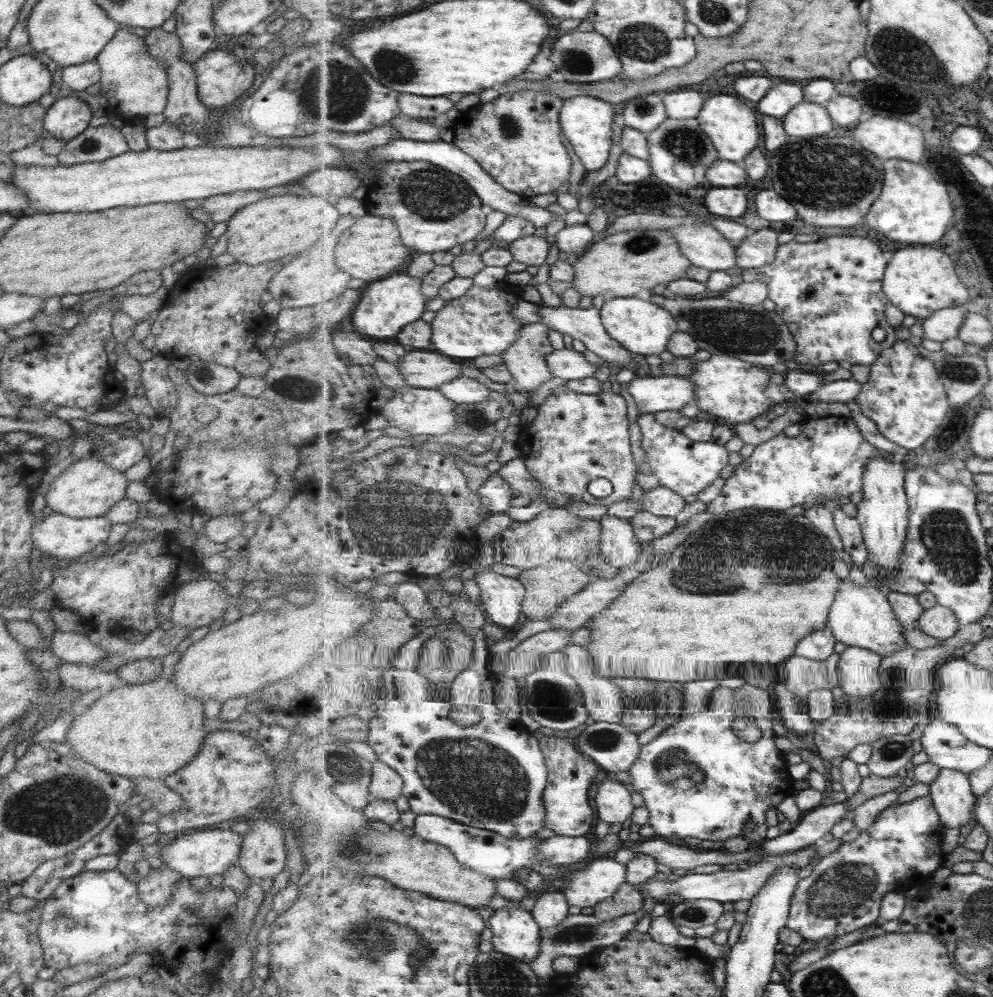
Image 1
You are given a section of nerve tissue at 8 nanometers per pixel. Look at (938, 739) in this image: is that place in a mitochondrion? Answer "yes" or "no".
no

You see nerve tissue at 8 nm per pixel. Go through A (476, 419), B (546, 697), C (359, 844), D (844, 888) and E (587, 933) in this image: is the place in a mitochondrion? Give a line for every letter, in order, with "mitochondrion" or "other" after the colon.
A: mitochondrion
B: mitochondrion
C: mitochondrion
D: mitochondrion
E: mitochondrion

